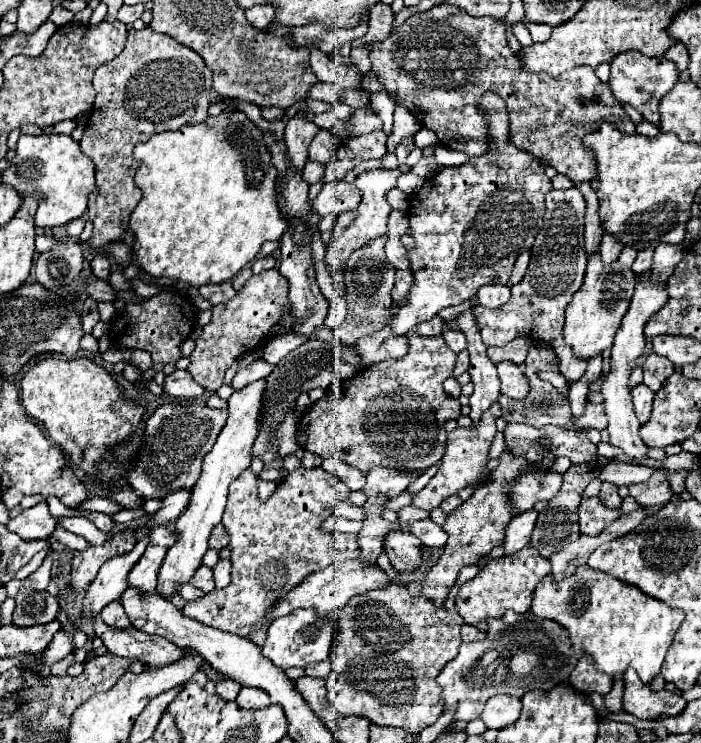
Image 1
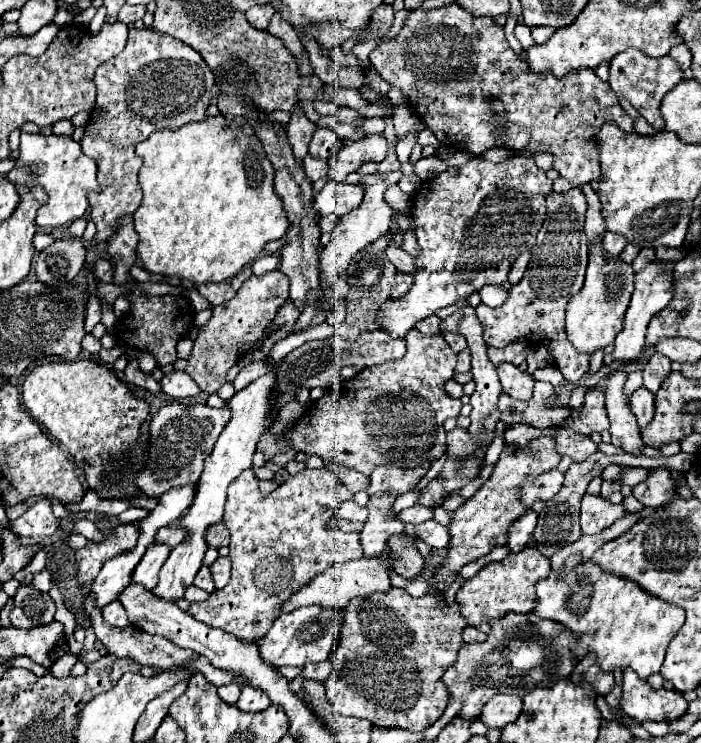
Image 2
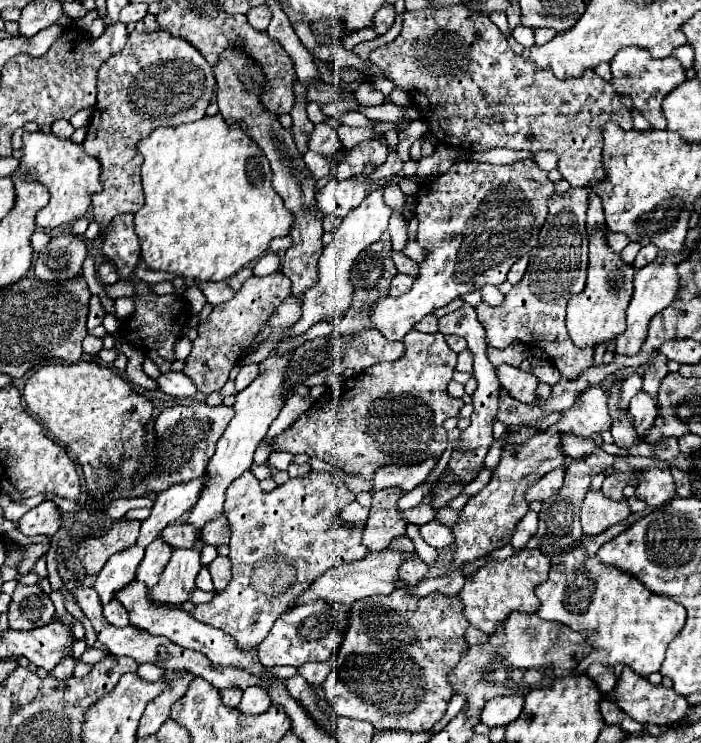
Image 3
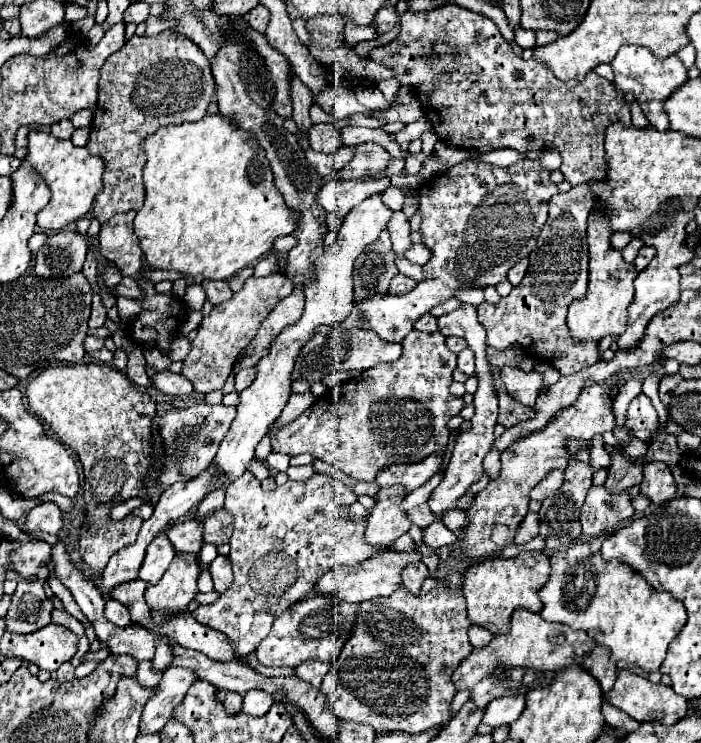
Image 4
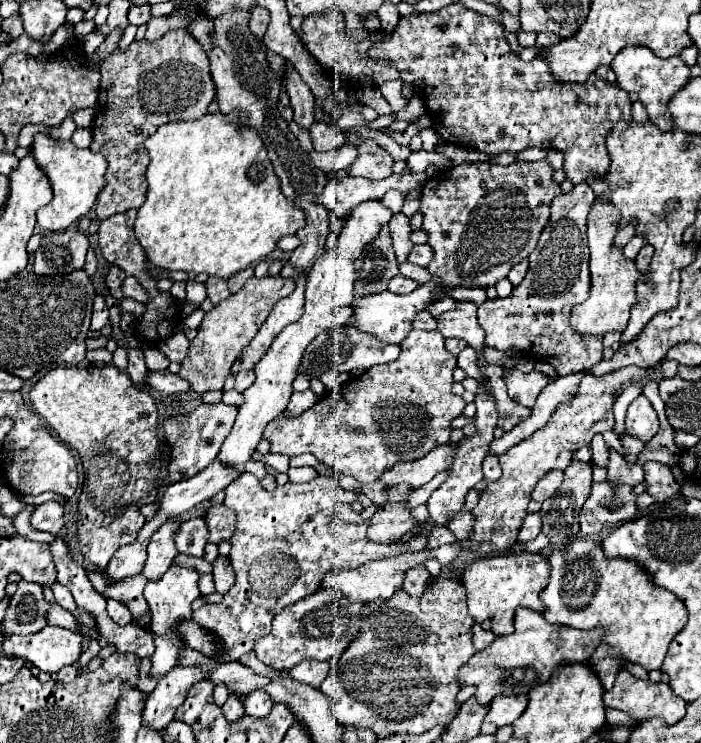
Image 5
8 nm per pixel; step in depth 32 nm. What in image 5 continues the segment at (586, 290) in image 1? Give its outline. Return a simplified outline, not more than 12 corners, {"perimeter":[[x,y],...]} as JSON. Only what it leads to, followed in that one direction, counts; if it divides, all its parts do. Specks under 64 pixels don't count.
{"perimeter":[[620,212],[588,216],[590,296],[572,306],[580,336],[624,332],[640,278],[614,246]]}

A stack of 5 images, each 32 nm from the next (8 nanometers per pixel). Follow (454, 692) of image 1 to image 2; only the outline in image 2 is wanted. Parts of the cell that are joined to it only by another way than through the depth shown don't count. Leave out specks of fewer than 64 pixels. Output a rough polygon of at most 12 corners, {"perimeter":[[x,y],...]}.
{"perimeter":[[532,612],[490,622],[442,676],[458,716],[568,678],[588,654]]}

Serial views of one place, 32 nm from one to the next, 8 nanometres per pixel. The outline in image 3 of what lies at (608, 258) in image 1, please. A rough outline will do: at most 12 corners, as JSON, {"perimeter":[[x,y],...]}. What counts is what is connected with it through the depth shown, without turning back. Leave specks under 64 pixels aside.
{"perimeter":[[606,234],[606,244],[612,252],[628,244],[628,238],[622,234]]}

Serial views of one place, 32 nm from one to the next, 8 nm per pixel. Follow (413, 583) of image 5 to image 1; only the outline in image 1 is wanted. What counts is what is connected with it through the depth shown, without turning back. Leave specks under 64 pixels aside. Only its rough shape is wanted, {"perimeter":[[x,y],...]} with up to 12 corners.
{"perimeter":[[388,532],[384,554],[396,570],[420,564],[420,540]]}

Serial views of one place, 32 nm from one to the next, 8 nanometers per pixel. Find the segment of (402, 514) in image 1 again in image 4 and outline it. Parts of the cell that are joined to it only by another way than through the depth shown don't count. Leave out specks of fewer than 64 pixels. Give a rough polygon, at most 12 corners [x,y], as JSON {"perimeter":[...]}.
{"perimeter":[[428,504],[408,510],[412,524],[420,528],[434,522]]}

